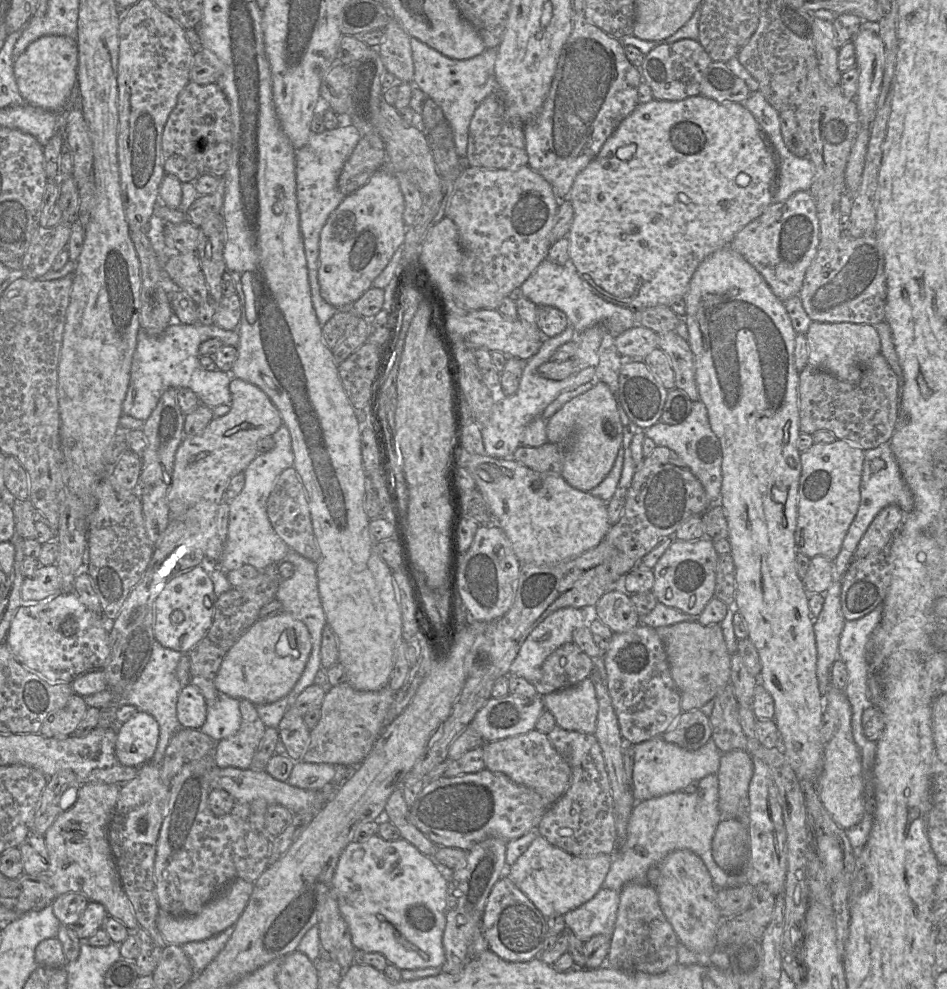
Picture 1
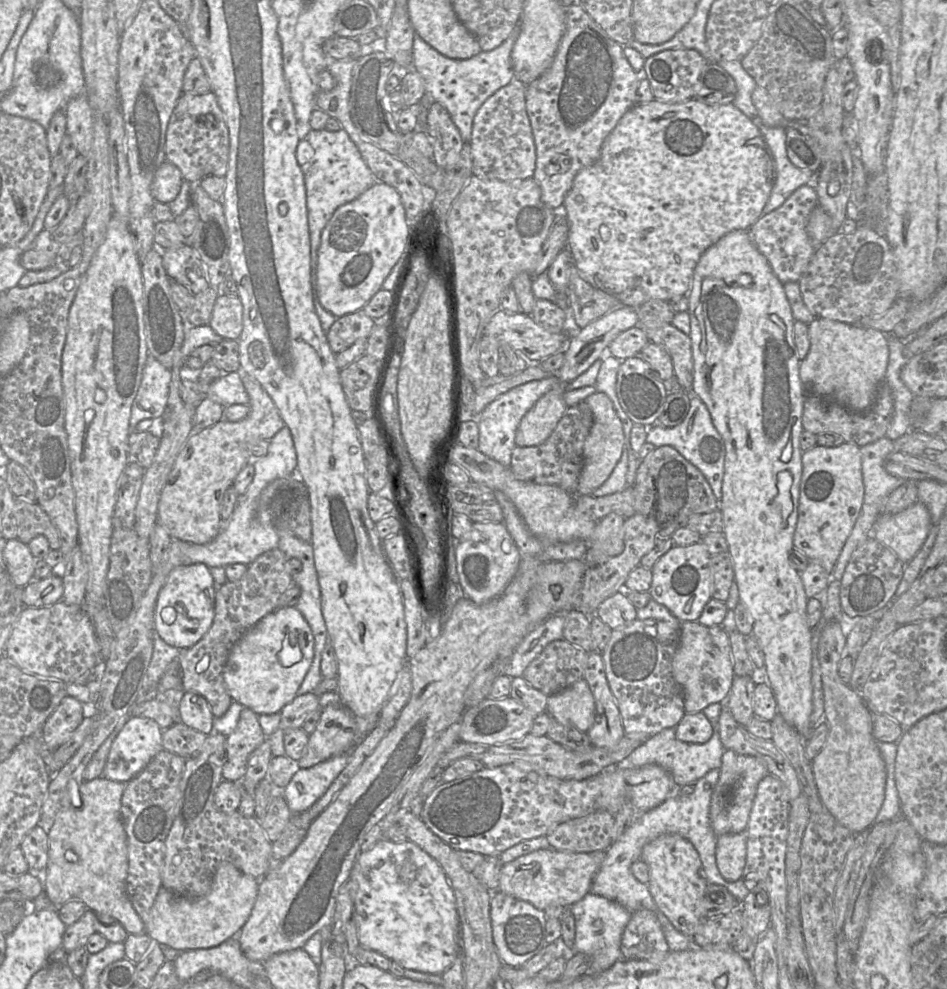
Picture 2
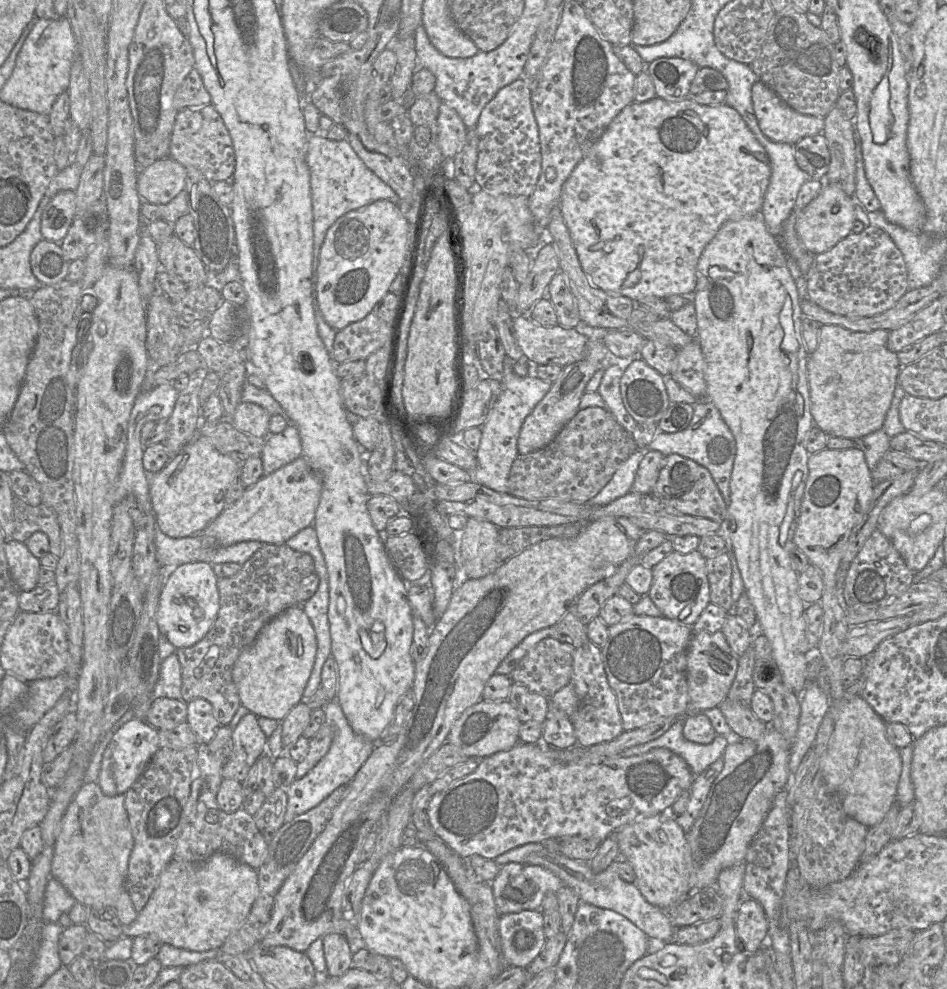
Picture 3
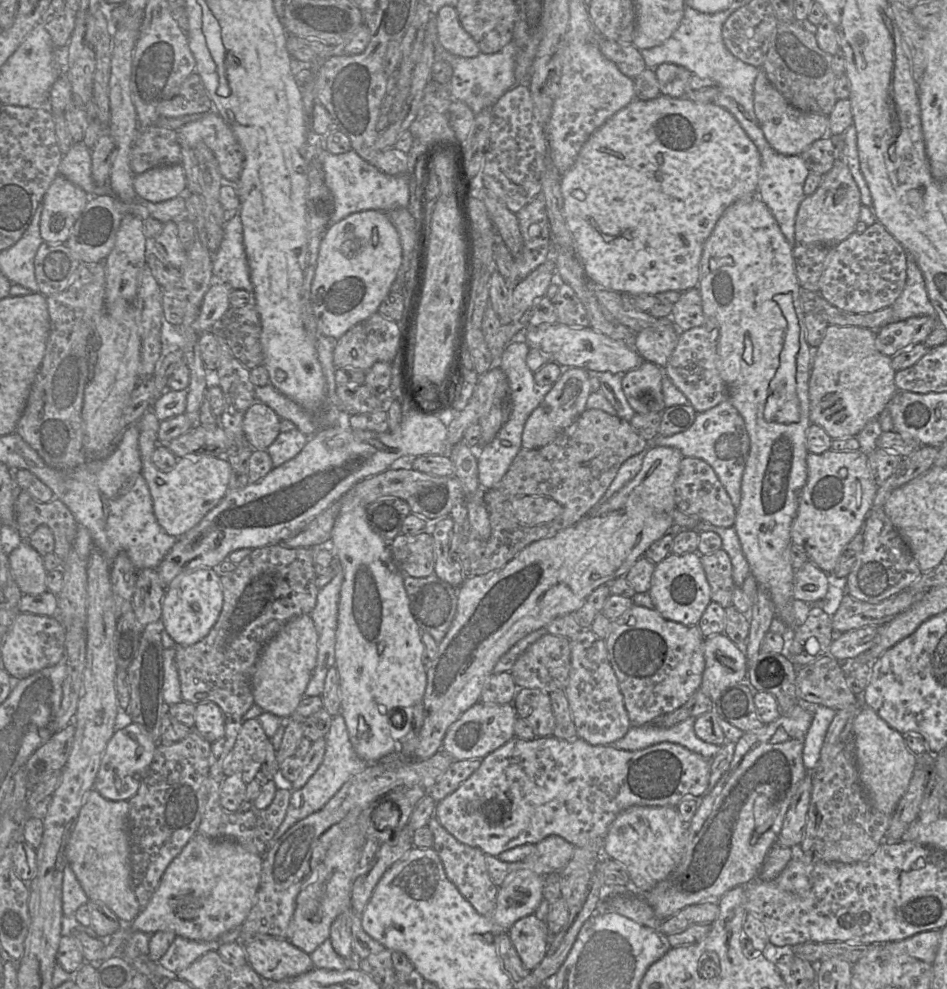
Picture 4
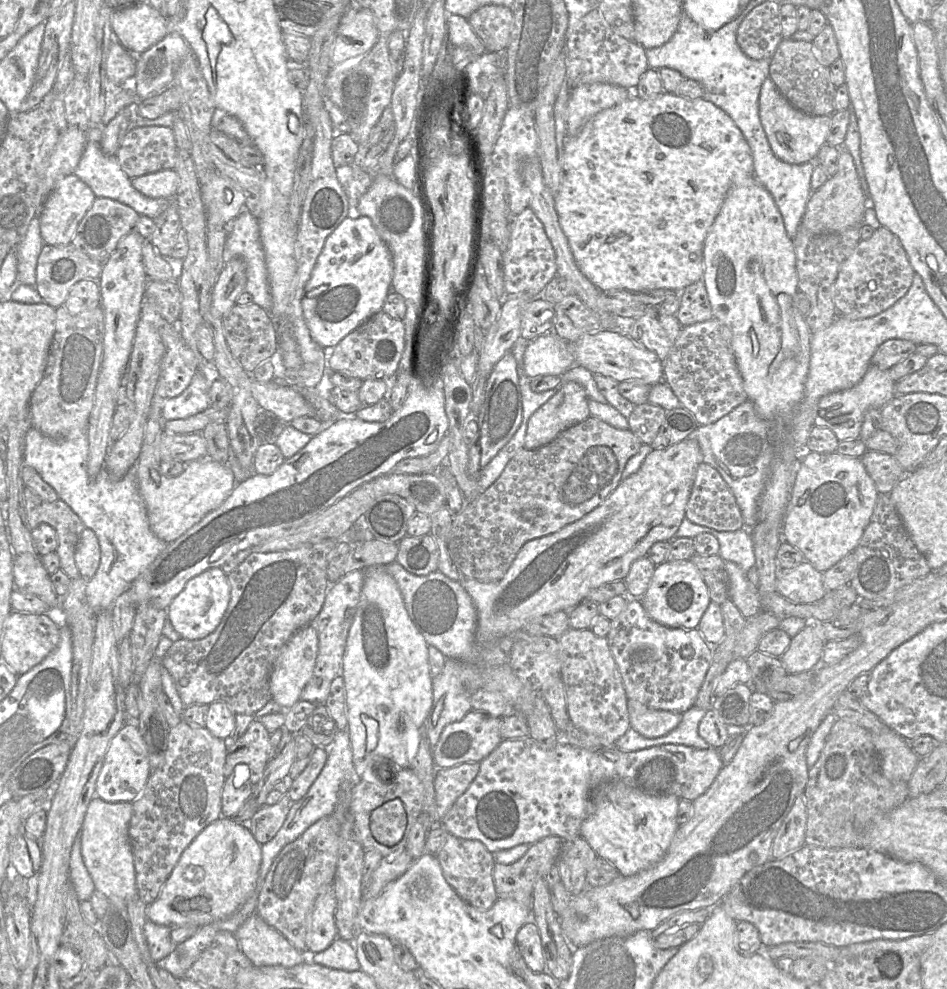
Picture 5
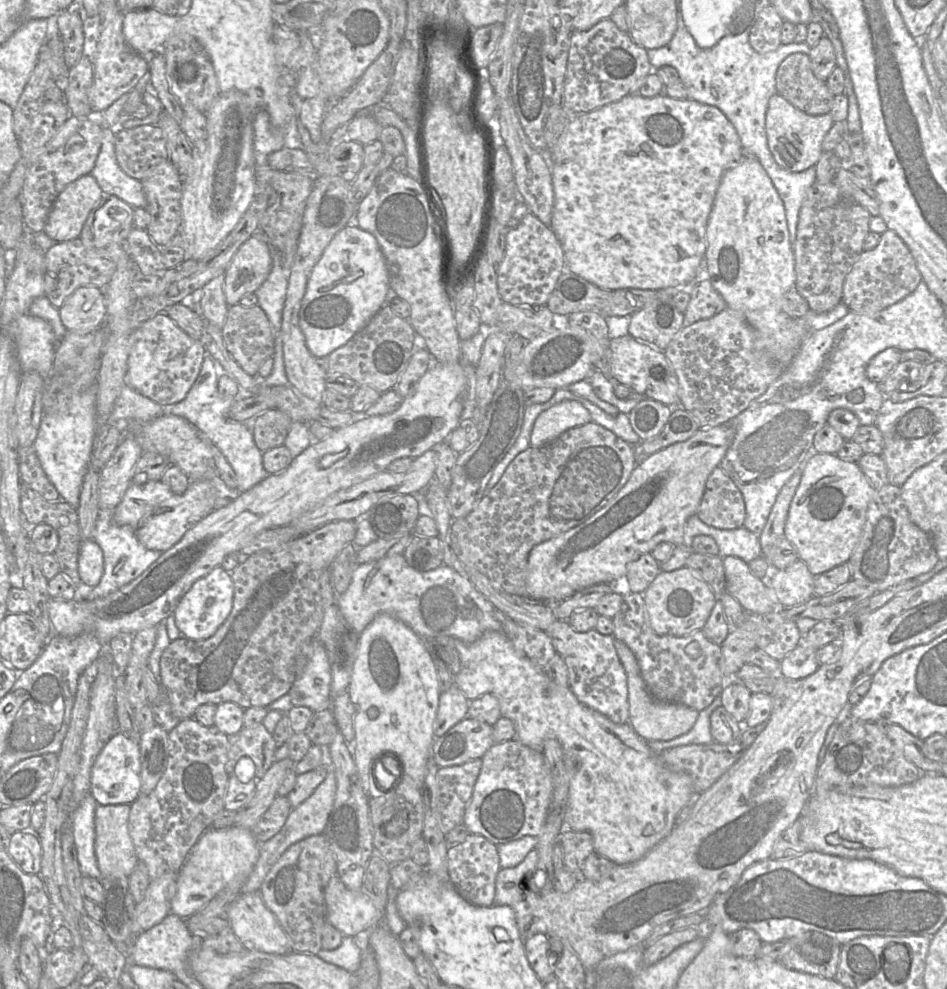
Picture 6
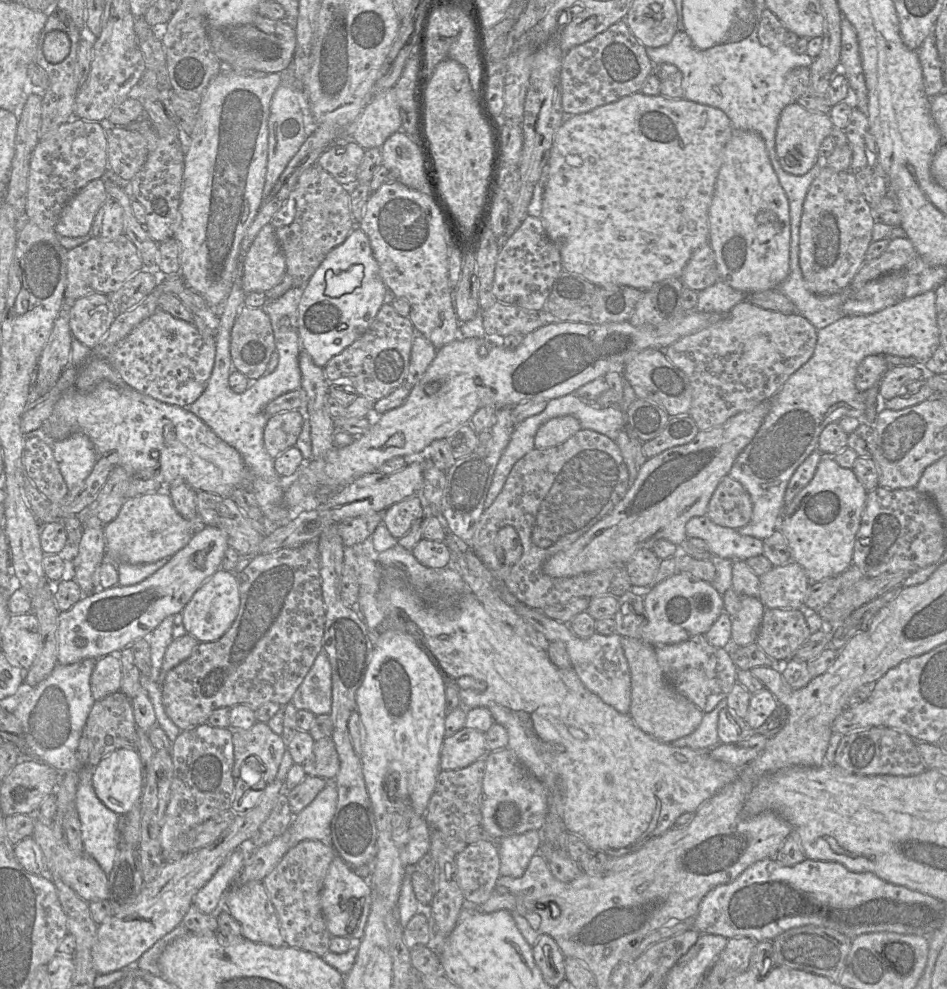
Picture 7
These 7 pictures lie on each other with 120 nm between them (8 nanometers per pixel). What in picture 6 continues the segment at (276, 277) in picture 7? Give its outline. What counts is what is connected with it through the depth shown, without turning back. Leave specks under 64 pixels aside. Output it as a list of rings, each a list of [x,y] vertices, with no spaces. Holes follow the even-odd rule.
[[[261,231],[254,233],[235,253],[225,271],[224,293],[229,306],[239,304],[241,298],[254,293],[267,279],[272,269],[272,257],[267,239]]]

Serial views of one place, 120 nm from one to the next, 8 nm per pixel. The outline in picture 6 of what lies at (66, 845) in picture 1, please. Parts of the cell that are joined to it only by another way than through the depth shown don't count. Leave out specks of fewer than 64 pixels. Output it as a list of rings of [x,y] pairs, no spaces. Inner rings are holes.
[[[130,804],[96,808],[95,854],[102,878],[130,876],[139,862],[129,833],[130,811]]]

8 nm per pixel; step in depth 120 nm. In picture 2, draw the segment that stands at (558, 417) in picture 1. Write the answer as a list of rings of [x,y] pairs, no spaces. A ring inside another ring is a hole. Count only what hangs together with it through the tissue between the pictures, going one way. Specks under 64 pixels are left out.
[[[595,392],[584,401],[592,411],[593,425],[583,447],[583,467],[580,472],[577,493],[591,495],[611,475],[621,458],[624,448],[624,432],[610,398],[602,392]]]

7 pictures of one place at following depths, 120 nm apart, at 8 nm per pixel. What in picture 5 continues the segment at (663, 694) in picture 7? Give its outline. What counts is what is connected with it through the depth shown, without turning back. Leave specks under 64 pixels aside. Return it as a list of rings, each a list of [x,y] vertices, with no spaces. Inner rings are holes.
[[[628,699],[630,727],[646,738],[664,736],[675,729],[682,720],[682,714],[667,710],[650,709],[642,703]]]

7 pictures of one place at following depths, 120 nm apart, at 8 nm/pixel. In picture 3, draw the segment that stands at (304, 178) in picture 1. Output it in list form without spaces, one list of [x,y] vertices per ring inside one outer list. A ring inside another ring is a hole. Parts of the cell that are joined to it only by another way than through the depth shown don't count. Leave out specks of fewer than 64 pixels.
[[[320,134],[310,135],[306,146],[306,163],[310,171],[313,213],[312,305],[318,334],[326,350],[331,355],[337,331],[324,320],[316,300],[317,268],[320,249],[327,230],[339,217],[349,211],[361,208],[377,200],[388,200],[398,204],[400,199],[390,186],[384,183],[364,164],[346,139],[335,141]]]

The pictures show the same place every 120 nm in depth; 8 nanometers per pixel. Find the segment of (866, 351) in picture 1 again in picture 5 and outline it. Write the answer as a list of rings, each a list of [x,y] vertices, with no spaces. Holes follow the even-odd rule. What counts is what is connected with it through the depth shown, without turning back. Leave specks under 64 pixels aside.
[[[872,364],[861,381],[854,387],[821,398],[818,404],[816,426],[831,429],[839,441],[860,438],[866,412],[871,408],[882,409],[896,395],[895,384],[896,382],[892,379],[890,371],[881,370]]]

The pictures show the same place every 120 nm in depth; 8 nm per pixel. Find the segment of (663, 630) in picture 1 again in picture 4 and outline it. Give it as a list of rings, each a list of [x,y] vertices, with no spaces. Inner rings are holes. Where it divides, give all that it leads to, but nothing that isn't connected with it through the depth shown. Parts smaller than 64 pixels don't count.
[[[724,633],[704,639],[705,669],[699,689],[713,702],[727,687],[746,681],[747,659]]]

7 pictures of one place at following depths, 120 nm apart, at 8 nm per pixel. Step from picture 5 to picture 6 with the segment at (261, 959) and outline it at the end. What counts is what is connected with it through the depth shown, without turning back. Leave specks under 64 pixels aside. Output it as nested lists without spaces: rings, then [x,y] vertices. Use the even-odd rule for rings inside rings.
[[[260,892],[240,894],[226,913],[235,936],[246,949],[285,955],[292,950],[291,942],[274,914],[267,908]]]

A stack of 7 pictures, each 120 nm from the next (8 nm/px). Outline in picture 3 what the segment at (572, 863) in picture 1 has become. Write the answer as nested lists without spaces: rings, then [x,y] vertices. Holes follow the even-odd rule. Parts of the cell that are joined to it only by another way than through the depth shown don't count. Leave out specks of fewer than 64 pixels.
[[[510,862],[500,867],[497,876],[490,883],[500,915],[524,910],[540,910],[546,894],[557,892],[564,885],[558,876],[542,866],[516,862]]]

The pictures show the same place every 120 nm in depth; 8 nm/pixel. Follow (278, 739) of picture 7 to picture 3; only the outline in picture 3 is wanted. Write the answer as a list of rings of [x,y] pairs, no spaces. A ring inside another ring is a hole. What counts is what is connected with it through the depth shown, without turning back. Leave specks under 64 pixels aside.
[[[248,713],[241,718],[232,733],[229,758],[222,769],[223,779],[240,783],[252,765],[266,752],[267,737],[258,724],[258,716]]]

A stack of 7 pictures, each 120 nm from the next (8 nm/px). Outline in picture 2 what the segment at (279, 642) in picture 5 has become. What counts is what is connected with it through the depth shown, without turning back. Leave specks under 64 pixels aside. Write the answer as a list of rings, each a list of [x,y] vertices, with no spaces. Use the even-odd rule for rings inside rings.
[[[278,547],[266,551],[248,565],[242,578],[235,582],[227,580],[218,587],[212,626],[195,645],[179,650],[182,690],[203,696],[216,718],[223,716],[233,702],[223,678],[223,670],[231,650],[248,630],[278,608],[279,597],[292,586],[292,576],[286,571],[287,559],[289,558]]]

